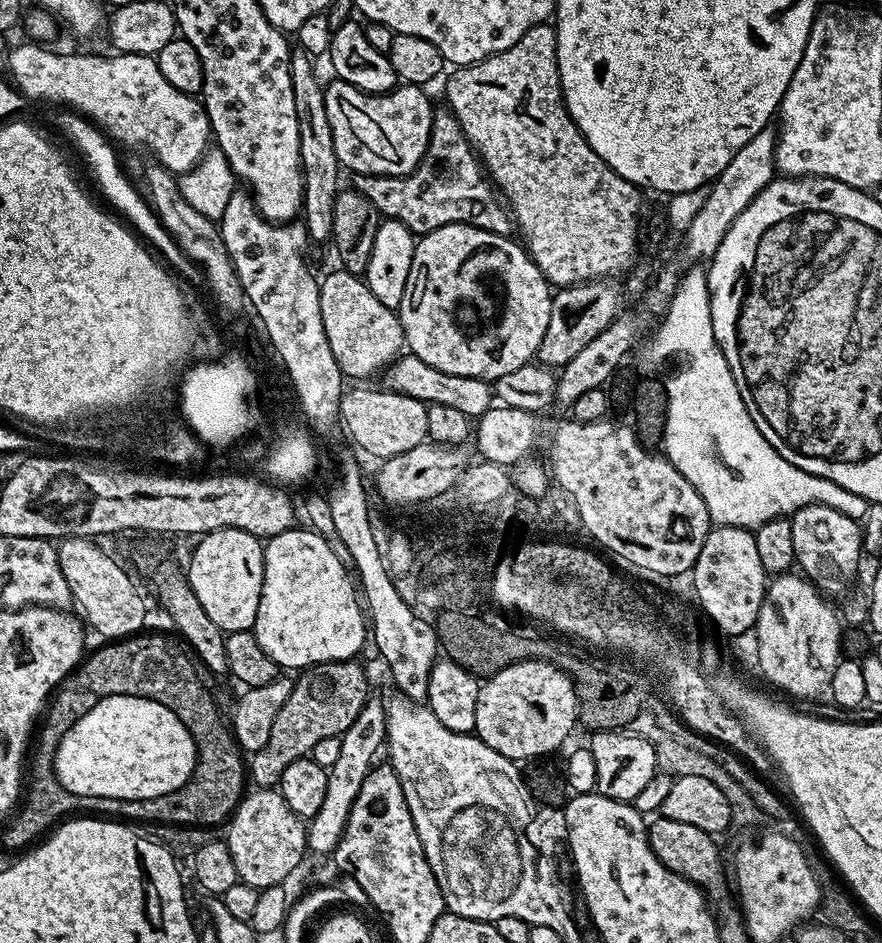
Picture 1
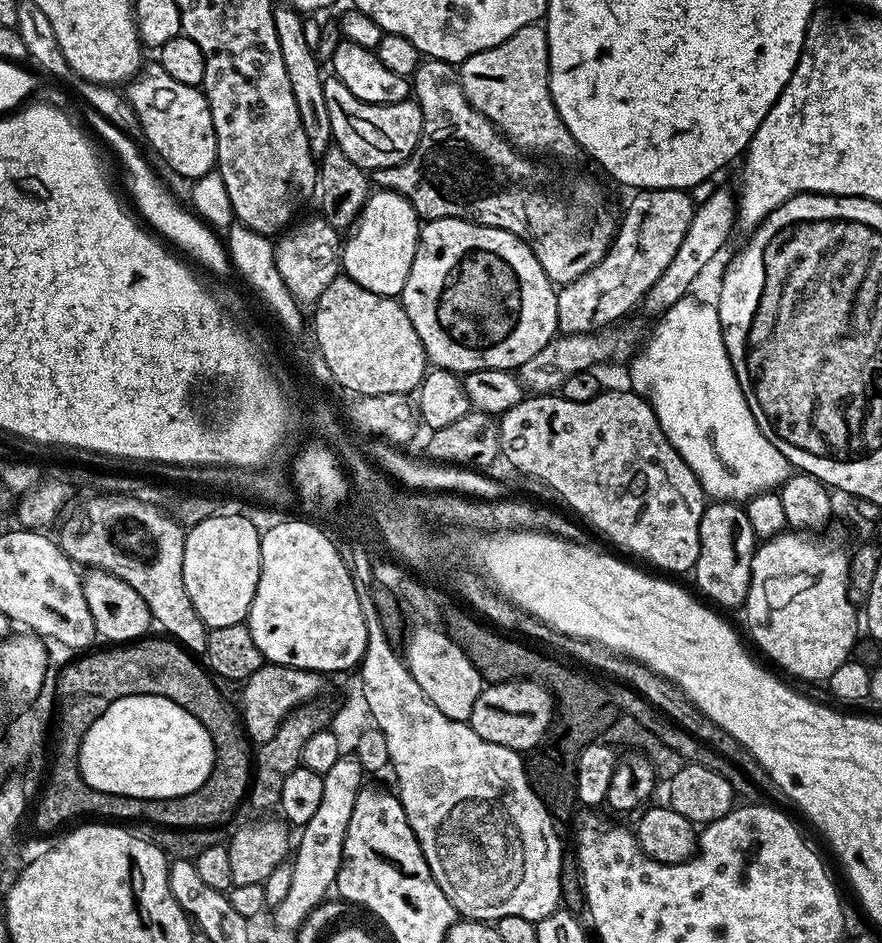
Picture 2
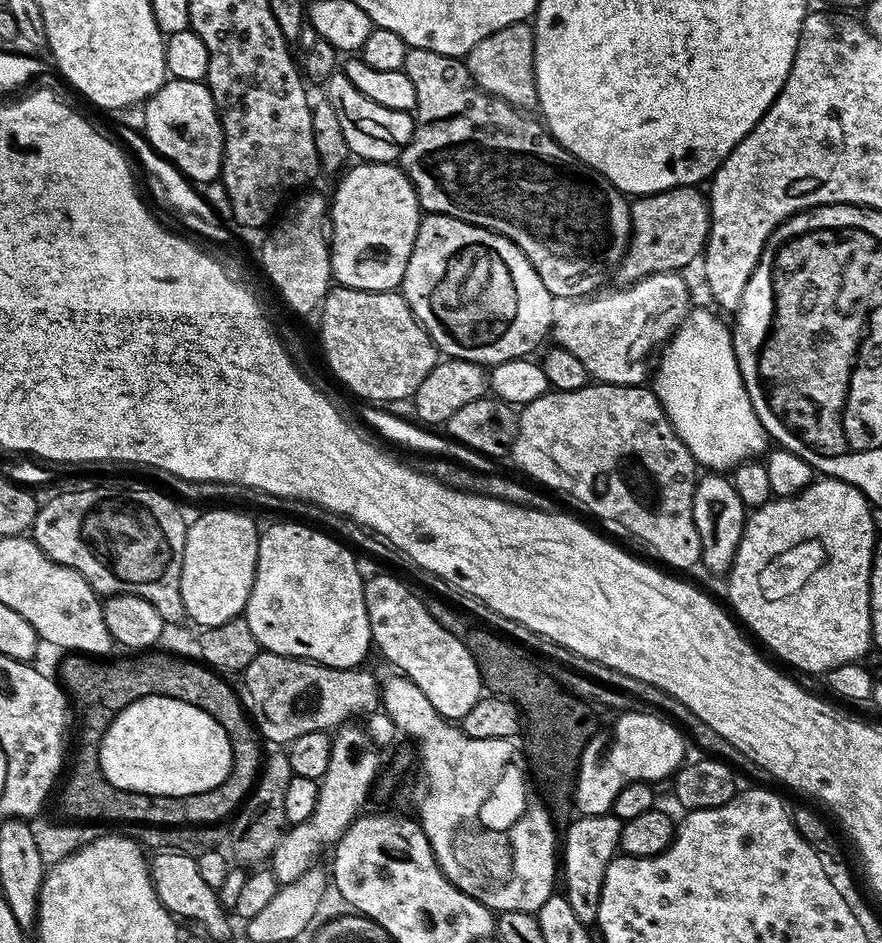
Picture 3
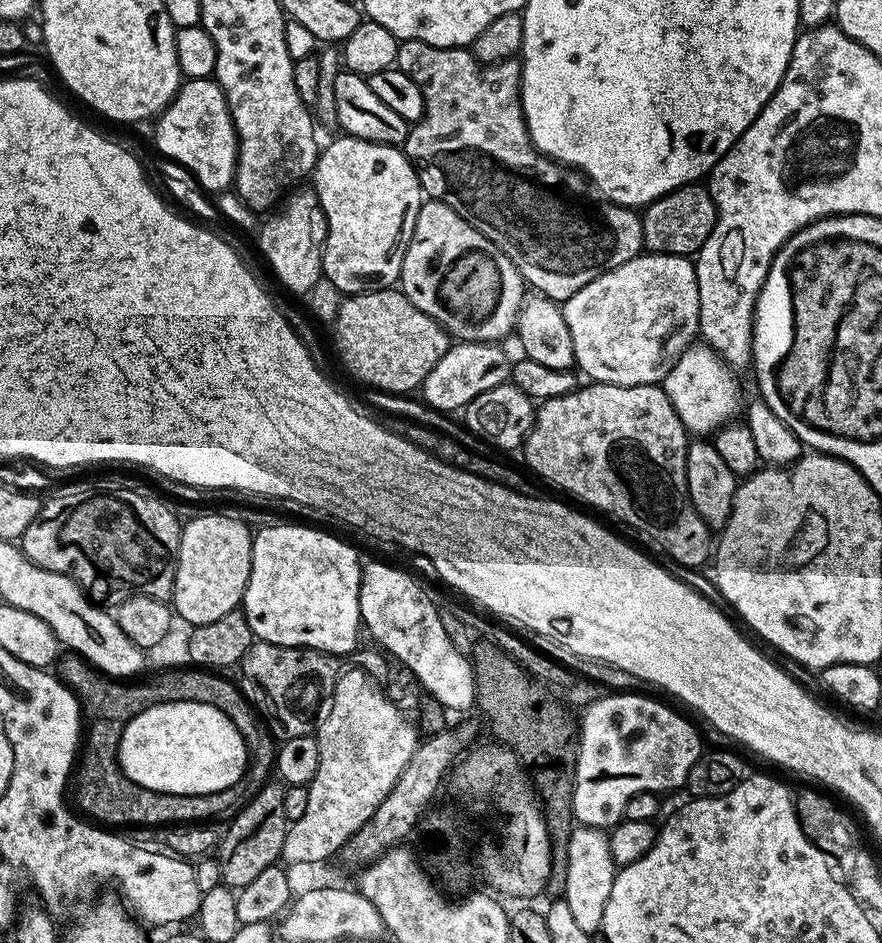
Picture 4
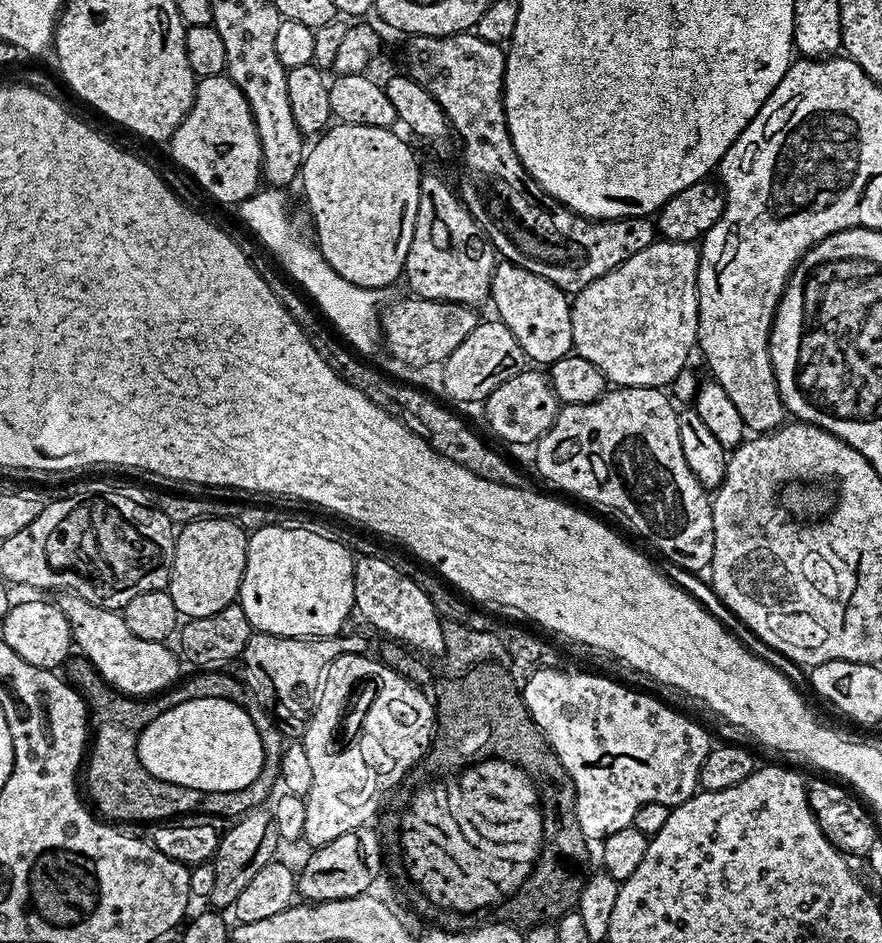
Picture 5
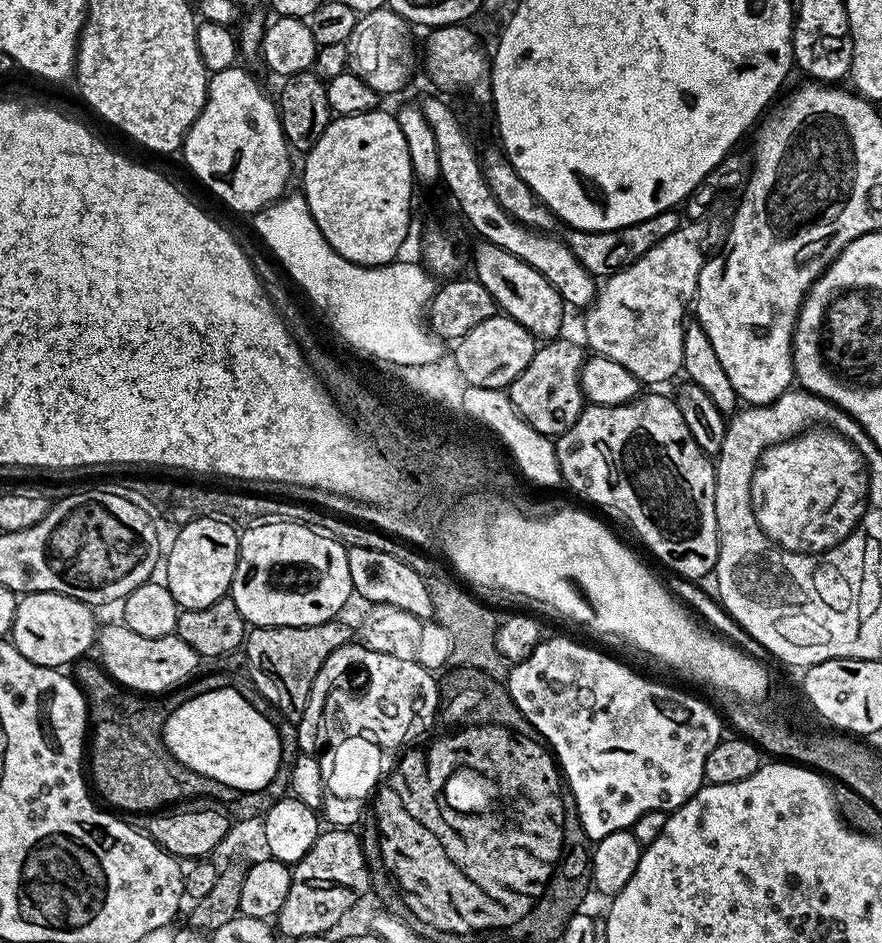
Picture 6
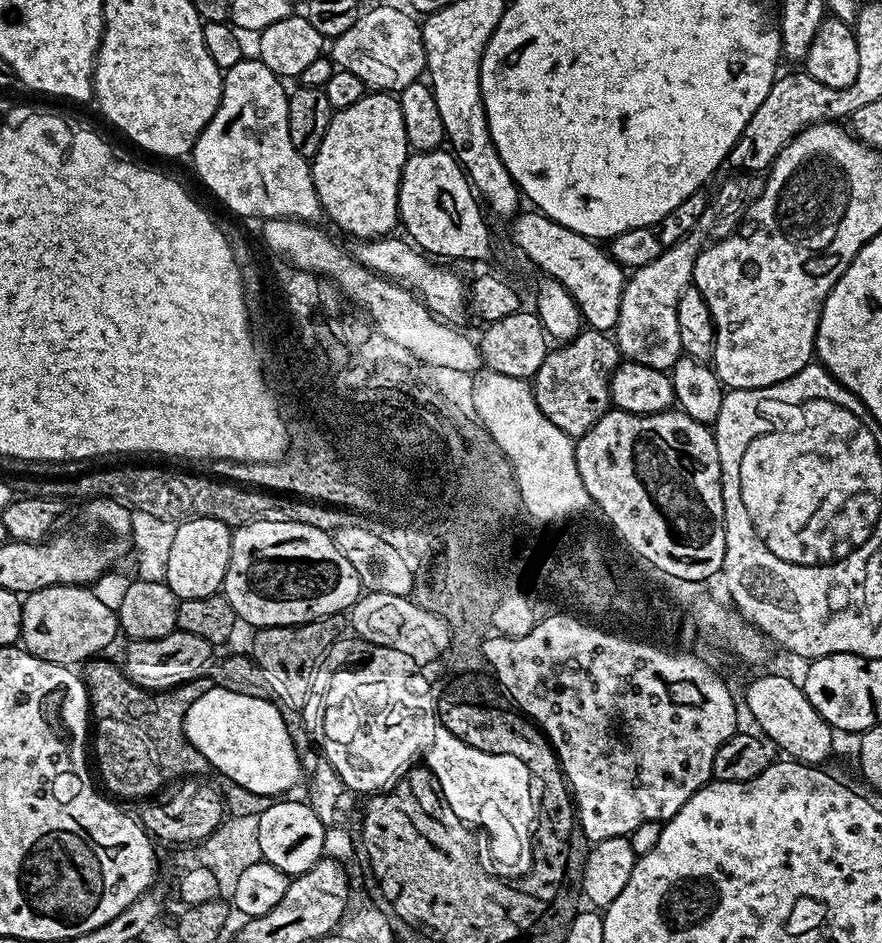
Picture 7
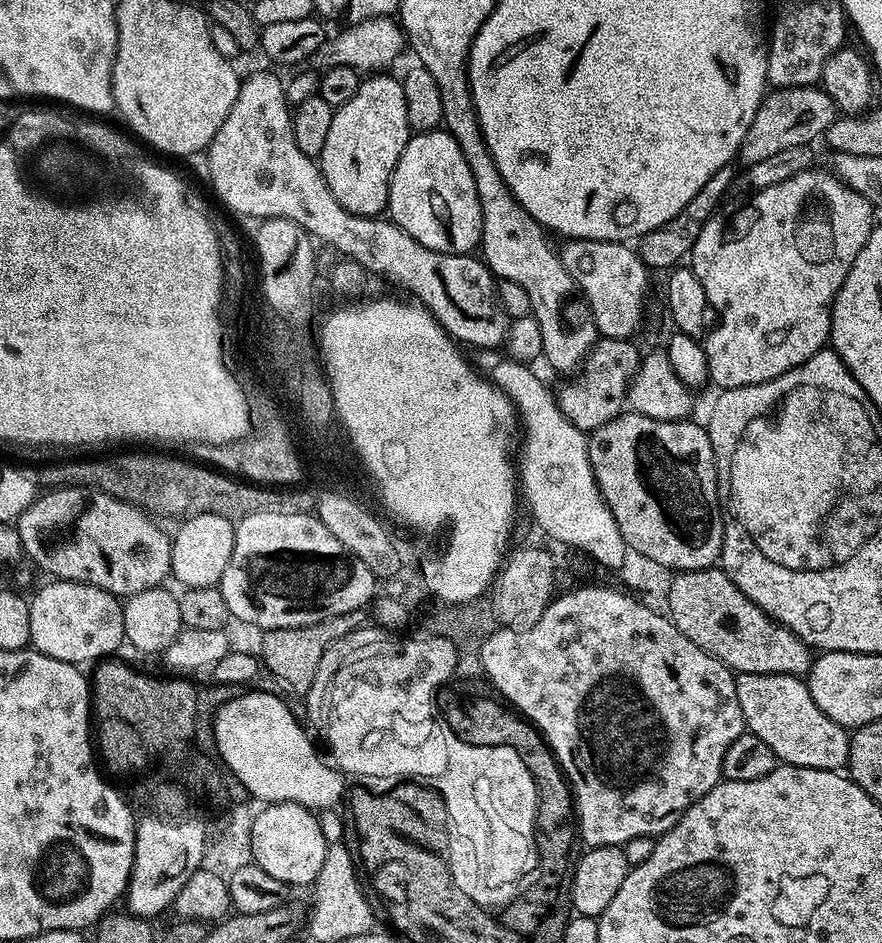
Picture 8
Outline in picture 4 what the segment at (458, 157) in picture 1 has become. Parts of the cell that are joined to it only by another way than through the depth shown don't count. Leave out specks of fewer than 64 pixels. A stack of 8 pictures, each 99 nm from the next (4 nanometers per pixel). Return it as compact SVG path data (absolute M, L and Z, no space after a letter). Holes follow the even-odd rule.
M406 40L400 45L396 55L395 67L399 68L402 74L409 76L418 85L422 90L422 98L424 99L424 114L409 127L408 137L402 145L404 155L416 168L416 176L420 180L423 195L429 200L437 200L443 204L447 204L453 199L451 196L456 192L455 166L452 164L436 164L433 166L432 172L428 172L424 160L446 159L448 152L444 147L447 144L472 144L472 212L465 211L463 213L464 220L470 222L470 226L474 226L474 230L478 230L483 236L490 238L490 242L494 242L494 246L498 246L498 250L502 250L502 254L506 254L506 258L510 258L510 262L514 262L514 266L519 270L520 276L529 289L536 288L532 290L548 300L563 302L570 299L574 294L578 294L578 290L582 290L582 286L594 282L594 278L630 262L635 256L641 255L645 251L642 216L639 211L623 207L614 203L613 200L605 200L595 191L592 191L593 193L588 192L588 188L590 189L589 181L579 171L550 159L533 146L528 127L524 121L524 111L520 105L520 70L522 64L519 59L485 62L479 60L468 48L439 48L438 46L430 46L426 42Z

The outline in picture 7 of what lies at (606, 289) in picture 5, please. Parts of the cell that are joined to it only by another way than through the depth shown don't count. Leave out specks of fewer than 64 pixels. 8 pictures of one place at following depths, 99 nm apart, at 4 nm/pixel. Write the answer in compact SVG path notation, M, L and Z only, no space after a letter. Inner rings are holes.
M736 174L723 181L719 185L721 188L717 190L716 197L713 195L709 199L702 218L698 218L691 234L683 236L678 243L670 246L670 250L666 250L666 254L654 258L654 262L650 262L646 266L635 269L625 279L622 290L622 306L618 310L618 322L614 329L614 339L616 345L620 347L620 354L624 360L633 360L642 366L650 366L654 370L663 372L668 372L674 366L676 359L682 355L678 338L678 298L682 294L682 290L692 284L694 262L702 251L702 245L705 243L704 236L712 236L708 238L716 240L725 240L727 236L731 236L739 228L740 221L748 212L748 207L762 194L764 181L765 177L760 174Z

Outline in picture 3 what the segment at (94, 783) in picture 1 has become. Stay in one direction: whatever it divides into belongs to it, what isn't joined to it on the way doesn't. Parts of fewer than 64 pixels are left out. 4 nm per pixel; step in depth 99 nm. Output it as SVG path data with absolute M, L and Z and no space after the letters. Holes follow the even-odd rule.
M147 696L138 702L130 702L110 722L100 743L100 769L116 788L154 794L155 796L189 796L214 790L230 774L232 769L232 747L230 738L218 722L206 710L190 706L178 698Z

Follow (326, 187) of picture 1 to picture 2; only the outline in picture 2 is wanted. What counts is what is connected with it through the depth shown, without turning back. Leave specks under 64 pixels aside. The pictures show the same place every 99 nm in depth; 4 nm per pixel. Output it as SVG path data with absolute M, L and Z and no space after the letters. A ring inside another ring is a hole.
M280 2L273 7L274 34L278 34L278 47L282 49L282 62L286 66L286 75L290 77L290 86L294 90L294 102L298 102L298 118L302 118L302 130L306 130L306 142L312 155L319 158L333 143L330 126L330 110L326 110L324 93L325 73L320 73L321 61L306 42L304 29L305 17L291 8L287 2Z

